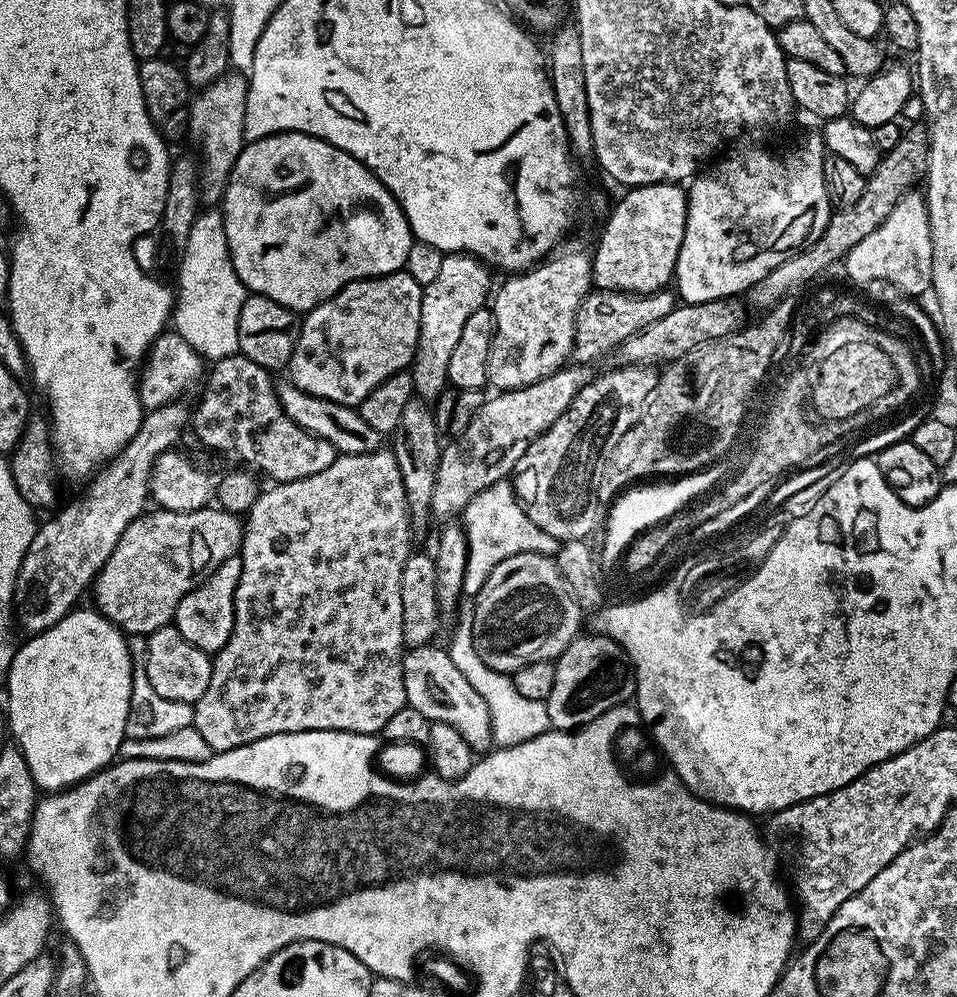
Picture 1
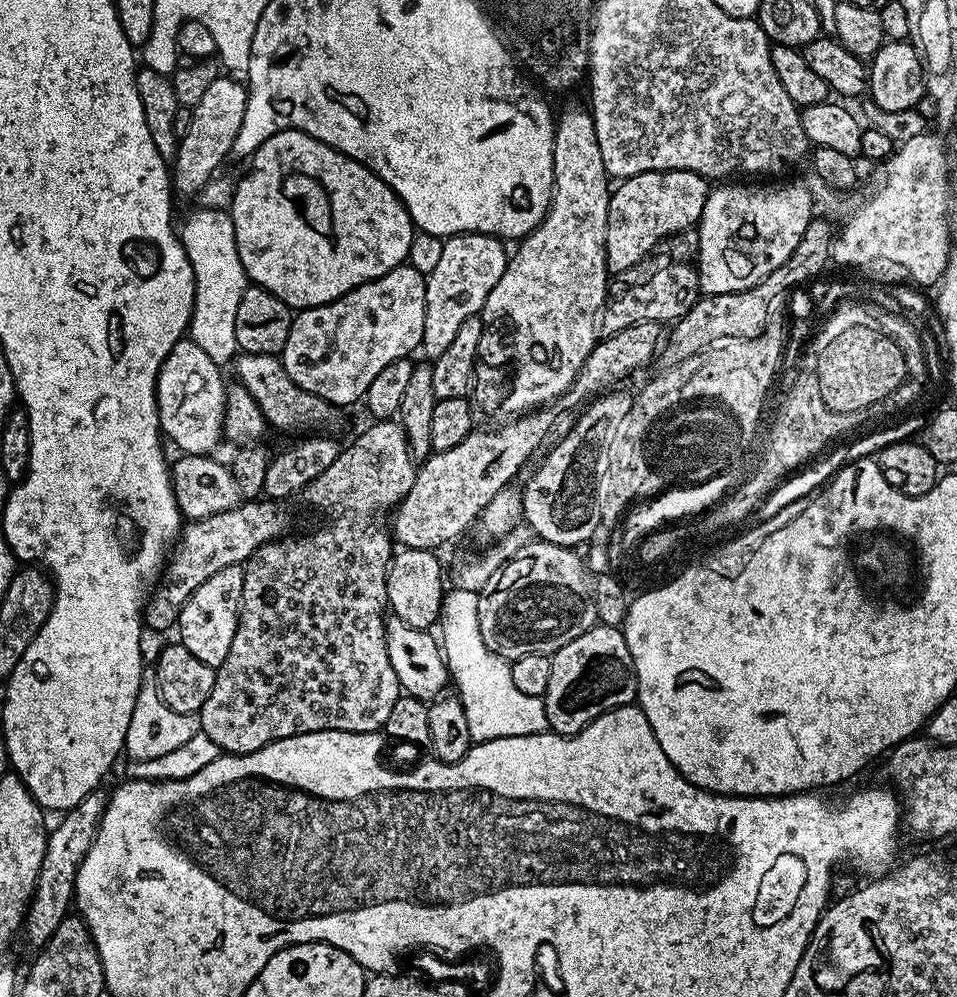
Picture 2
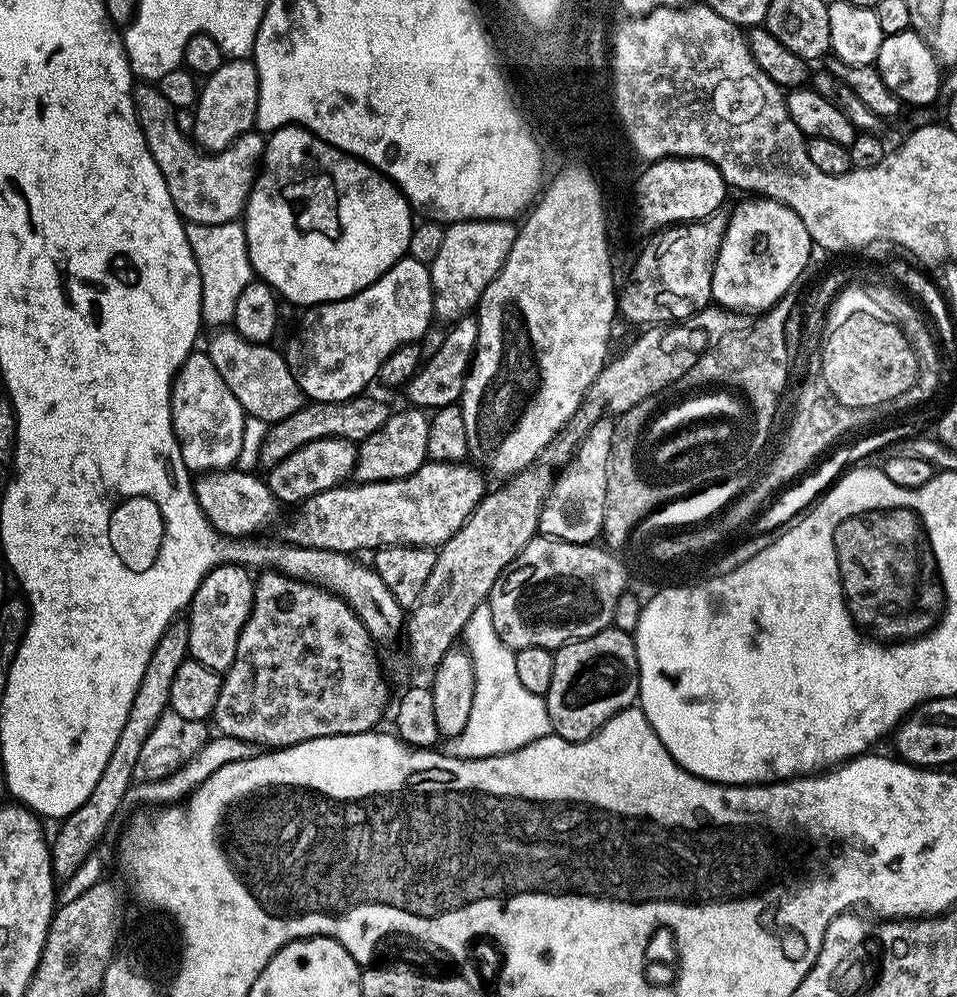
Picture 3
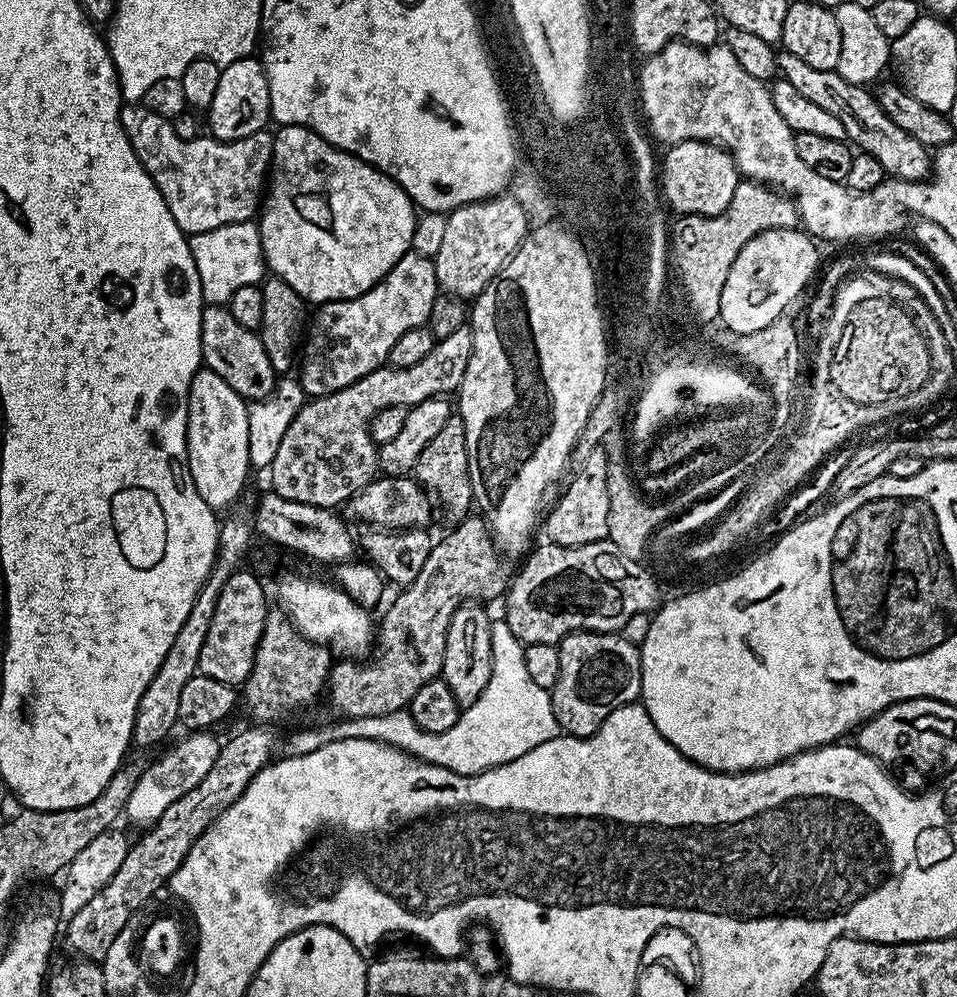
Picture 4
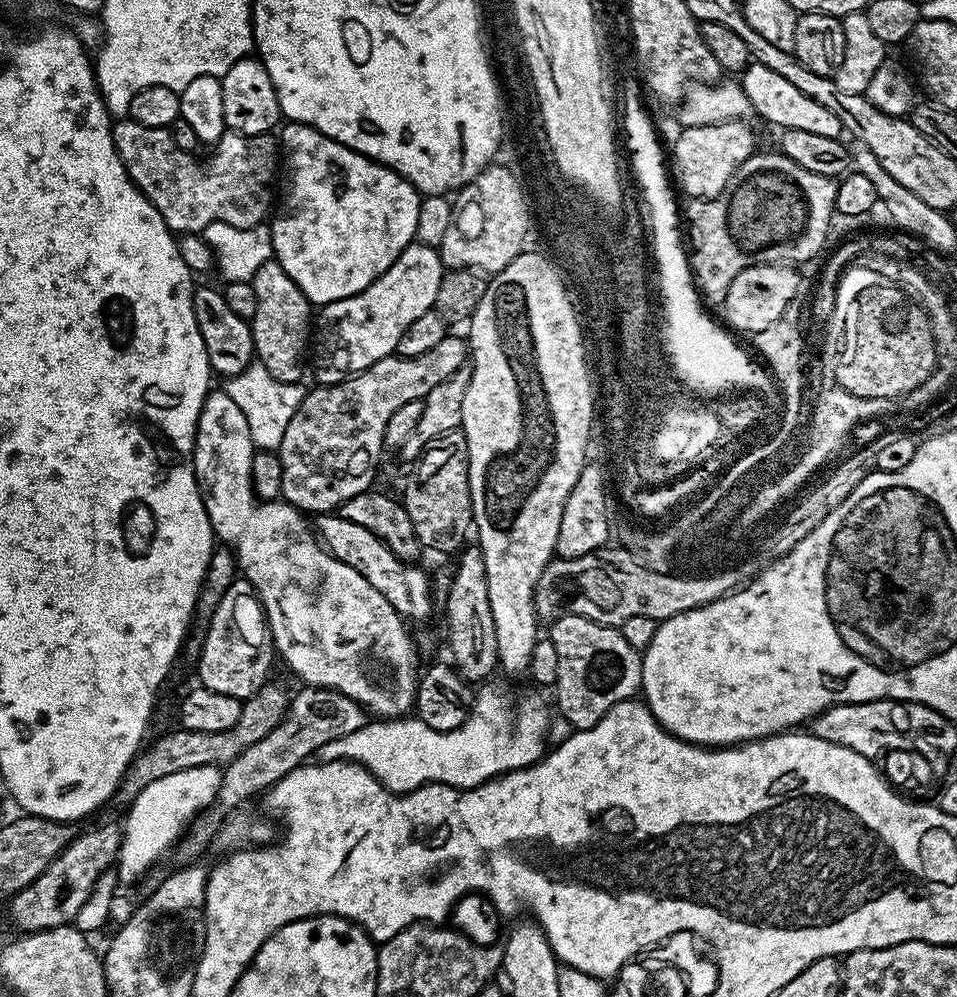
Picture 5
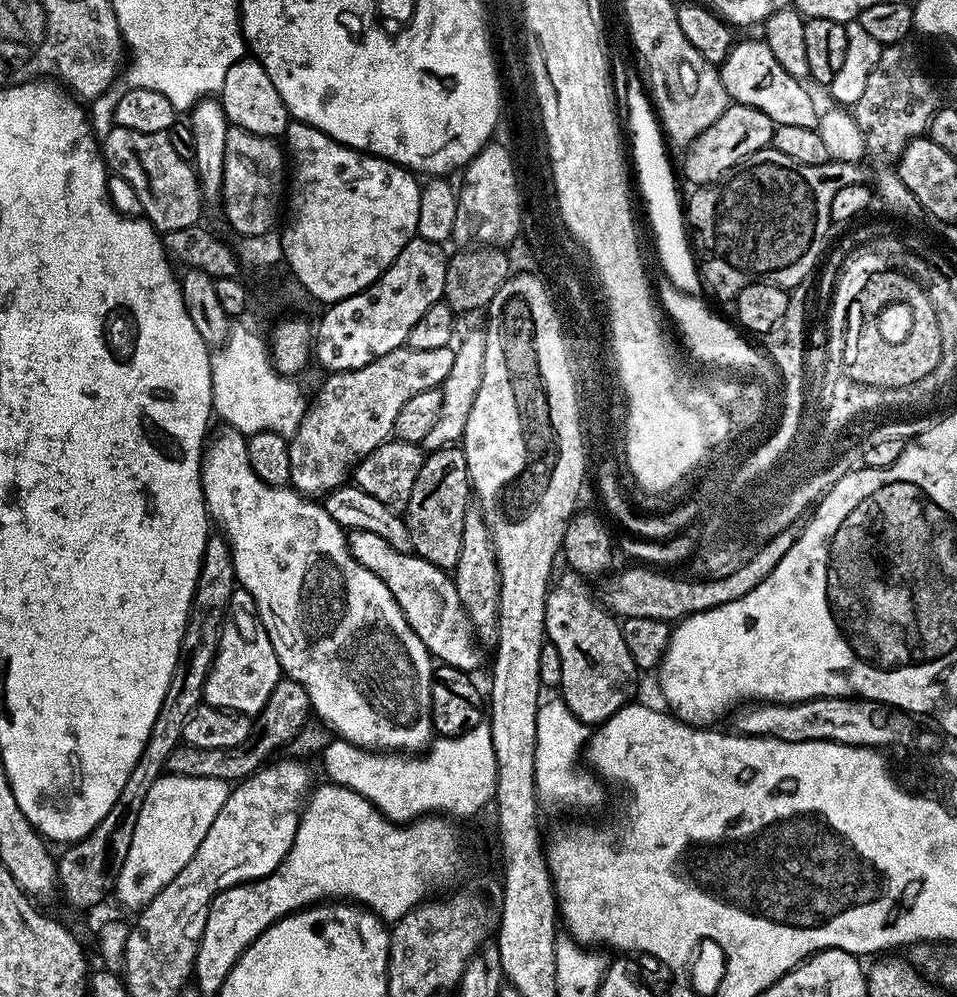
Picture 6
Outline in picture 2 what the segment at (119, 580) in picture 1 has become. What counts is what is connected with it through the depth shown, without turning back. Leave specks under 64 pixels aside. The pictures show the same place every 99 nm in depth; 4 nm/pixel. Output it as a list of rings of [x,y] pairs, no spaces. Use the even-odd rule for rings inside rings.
[[[248,498],[209,520],[185,523],[182,535],[177,539],[167,561],[166,579],[147,601],[143,623],[147,627],[149,624],[156,632],[166,631],[171,624],[173,627],[179,621],[184,603],[194,594],[194,590],[198,590],[198,586],[202,586],[202,582],[206,582],[206,578],[210,578],[210,574],[218,574],[218,570],[226,570],[226,566],[244,565],[263,544],[285,535],[289,528],[288,512],[284,507],[279,500]]]

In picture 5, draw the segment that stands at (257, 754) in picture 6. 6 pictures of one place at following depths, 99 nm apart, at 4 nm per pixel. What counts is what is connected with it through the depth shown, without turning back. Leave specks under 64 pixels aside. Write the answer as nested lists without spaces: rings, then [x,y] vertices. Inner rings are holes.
[[[275,682],[263,684],[253,696],[243,701],[242,718],[230,730],[218,730],[214,734],[206,734],[202,730],[186,730],[177,727],[176,732],[168,732],[160,736],[152,745],[149,743],[143,750],[137,752],[132,763],[124,772],[124,779],[118,789],[119,799],[125,800],[125,805],[131,806],[150,786],[150,782],[158,782],[158,778],[166,778],[166,774],[178,774],[178,770],[192,770],[194,766],[223,766],[234,762],[242,750],[254,746],[254,742],[262,742],[278,722],[284,720],[290,703],[290,692],[279,688]]]

